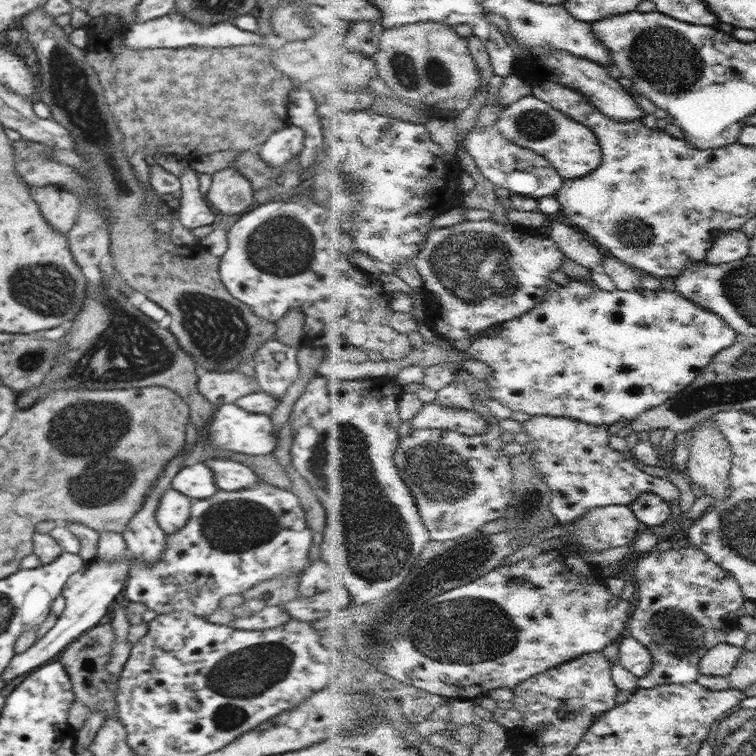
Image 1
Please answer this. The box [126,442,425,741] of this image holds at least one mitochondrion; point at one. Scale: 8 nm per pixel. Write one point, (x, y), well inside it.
(244, 675)

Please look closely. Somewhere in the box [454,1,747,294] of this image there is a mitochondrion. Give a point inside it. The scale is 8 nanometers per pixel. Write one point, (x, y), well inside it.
(662, 57)

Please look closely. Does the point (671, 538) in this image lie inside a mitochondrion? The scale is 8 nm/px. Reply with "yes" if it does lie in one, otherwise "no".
no

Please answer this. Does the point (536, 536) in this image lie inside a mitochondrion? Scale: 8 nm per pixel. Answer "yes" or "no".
no

